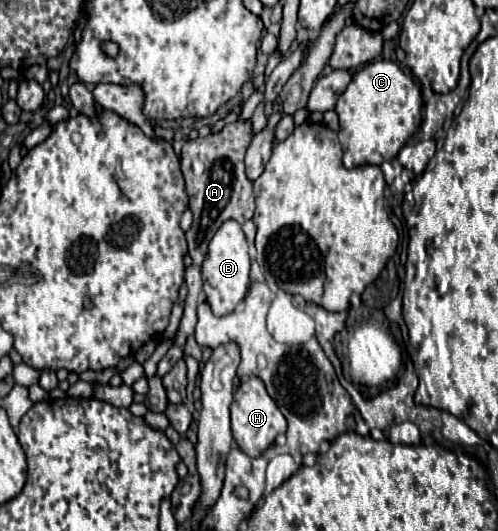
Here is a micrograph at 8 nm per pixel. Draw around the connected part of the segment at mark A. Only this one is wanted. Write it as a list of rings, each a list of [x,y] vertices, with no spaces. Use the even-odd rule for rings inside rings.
[[[240,120],[234,124],[226,124],[220,132],[188,140],[182,146],[182,174],[186,180],[186,192],[190,198],[190,210],[194,214],[192,228],[186,232],[188,238],[188,254],[192,258],[192,264],[186,268],[186,286],[188,286],[188,298],[184,304],[184,314],[180,320],[180,328],[174,336],[174,342],[166,356],[158,362],[158,376],[168,374],[168,370],[182,358],[184,354],[184,344],[190,334],[194,334],[196,328],[196,302],[198,294],[202,292],[202,278],[200,278],[200,266],[204,262],[208,242],[216,234],[216,230],[226,222],[226,220],[236,220],[244,224],[254,216],[254,194],[252,194],[252,180],[246,176],[246,166],[244,166],[244,154],[246,148],[252,140],[252,122],[250,120]],[[240,170],[240,182],[234,182],[238,178]]]

